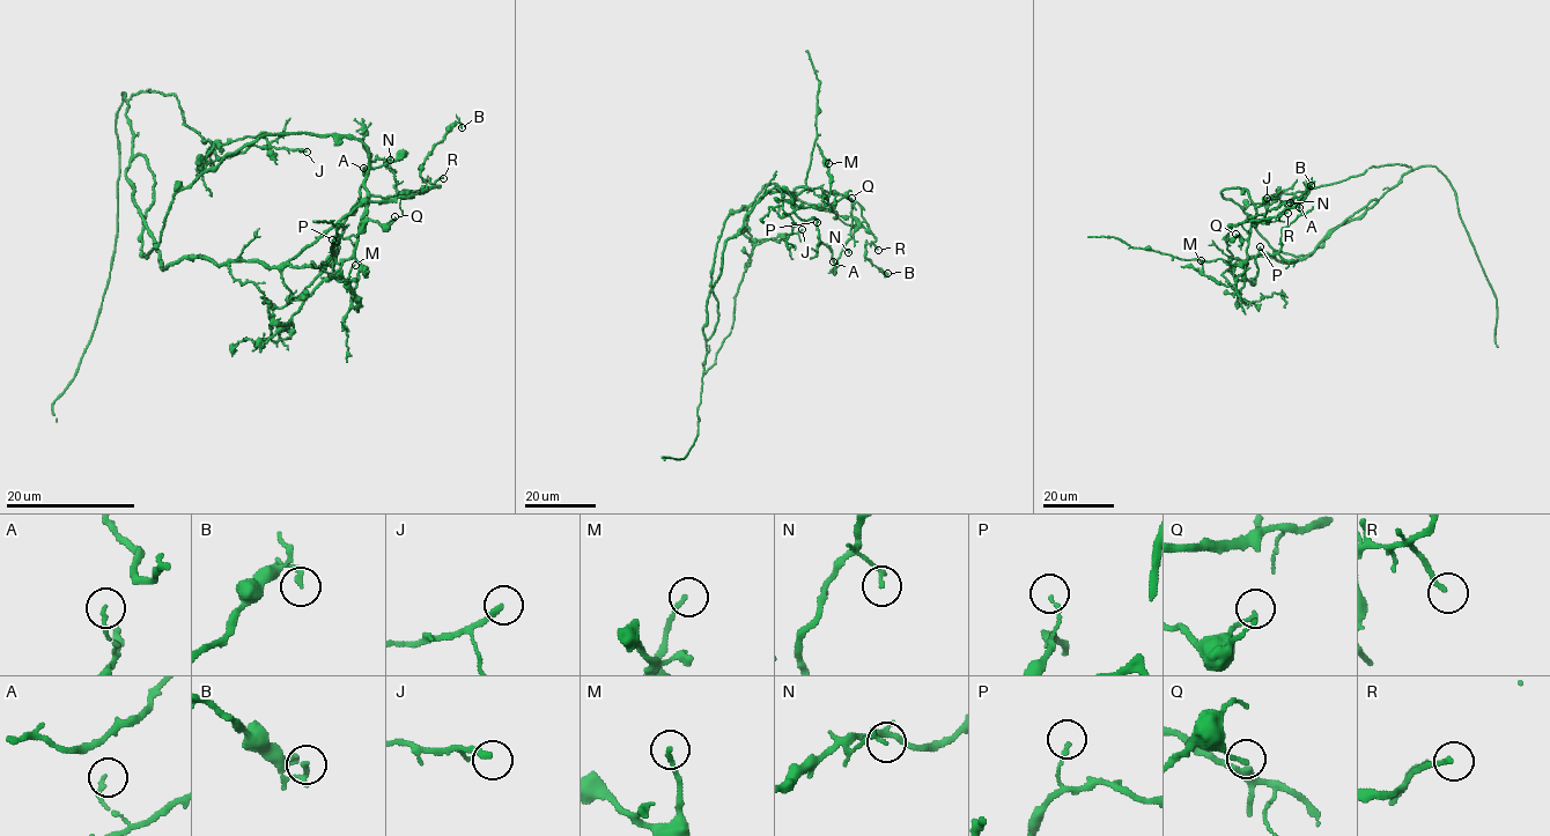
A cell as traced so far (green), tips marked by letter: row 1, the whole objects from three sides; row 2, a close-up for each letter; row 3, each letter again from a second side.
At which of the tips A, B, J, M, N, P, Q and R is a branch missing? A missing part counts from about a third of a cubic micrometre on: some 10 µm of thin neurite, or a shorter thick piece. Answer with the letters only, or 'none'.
J, R

